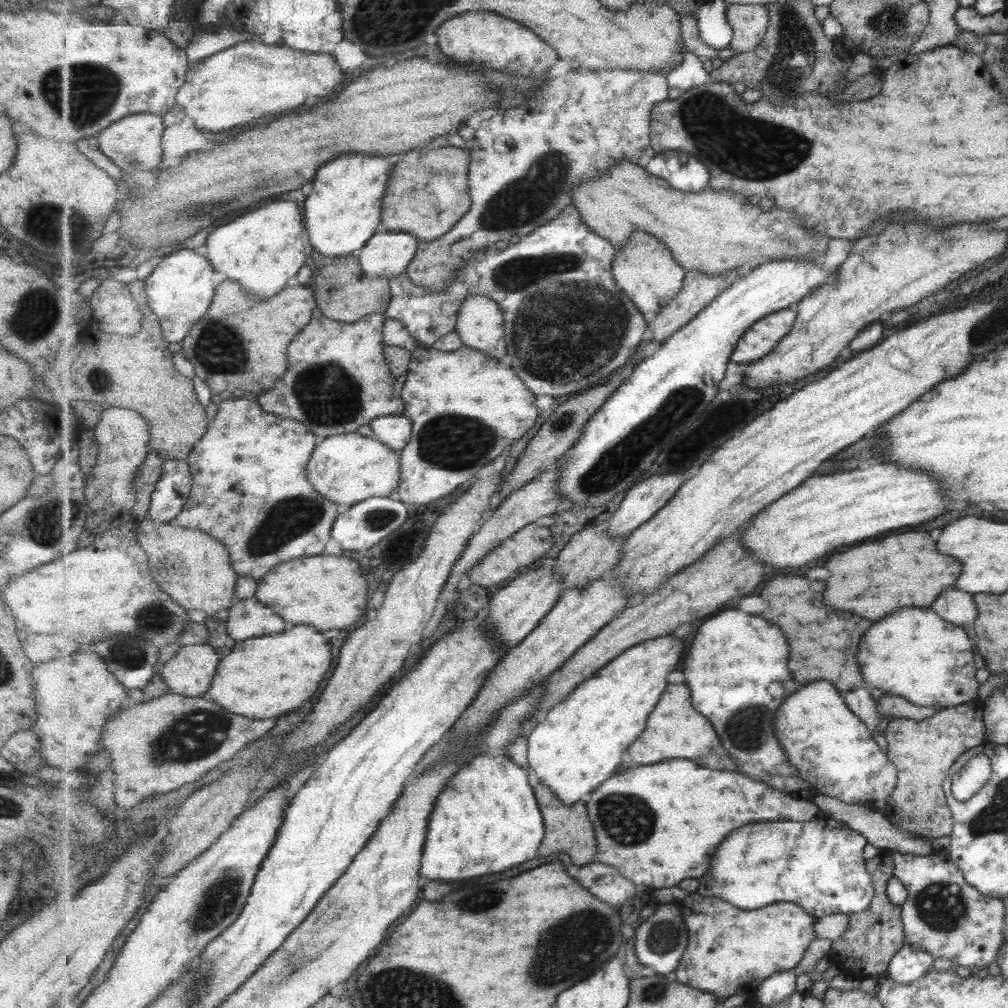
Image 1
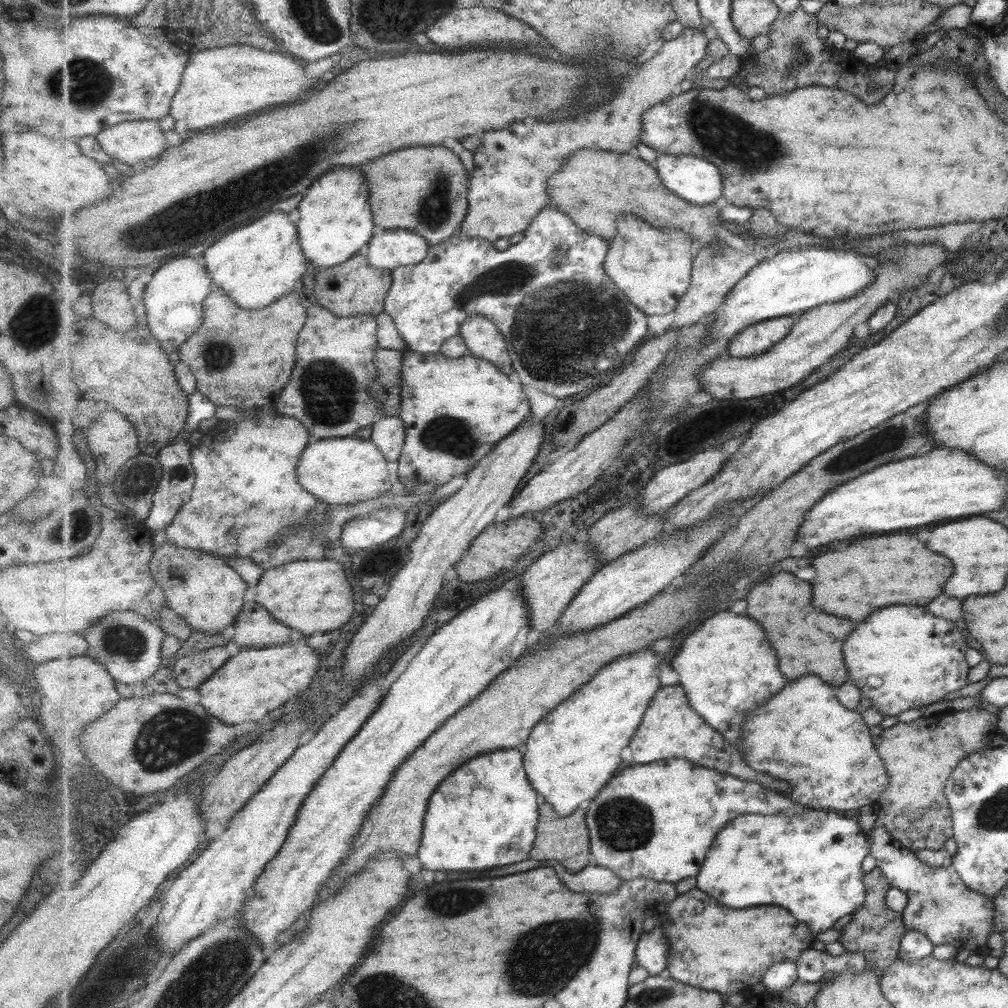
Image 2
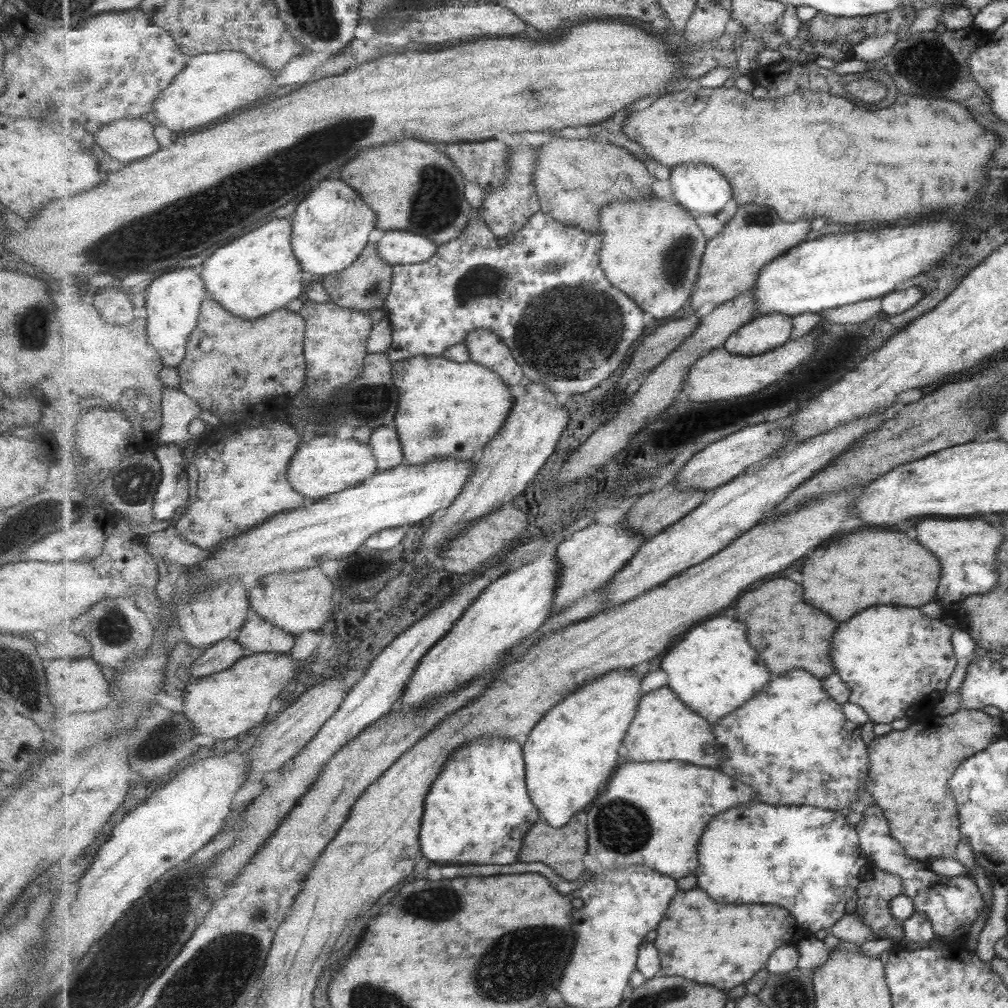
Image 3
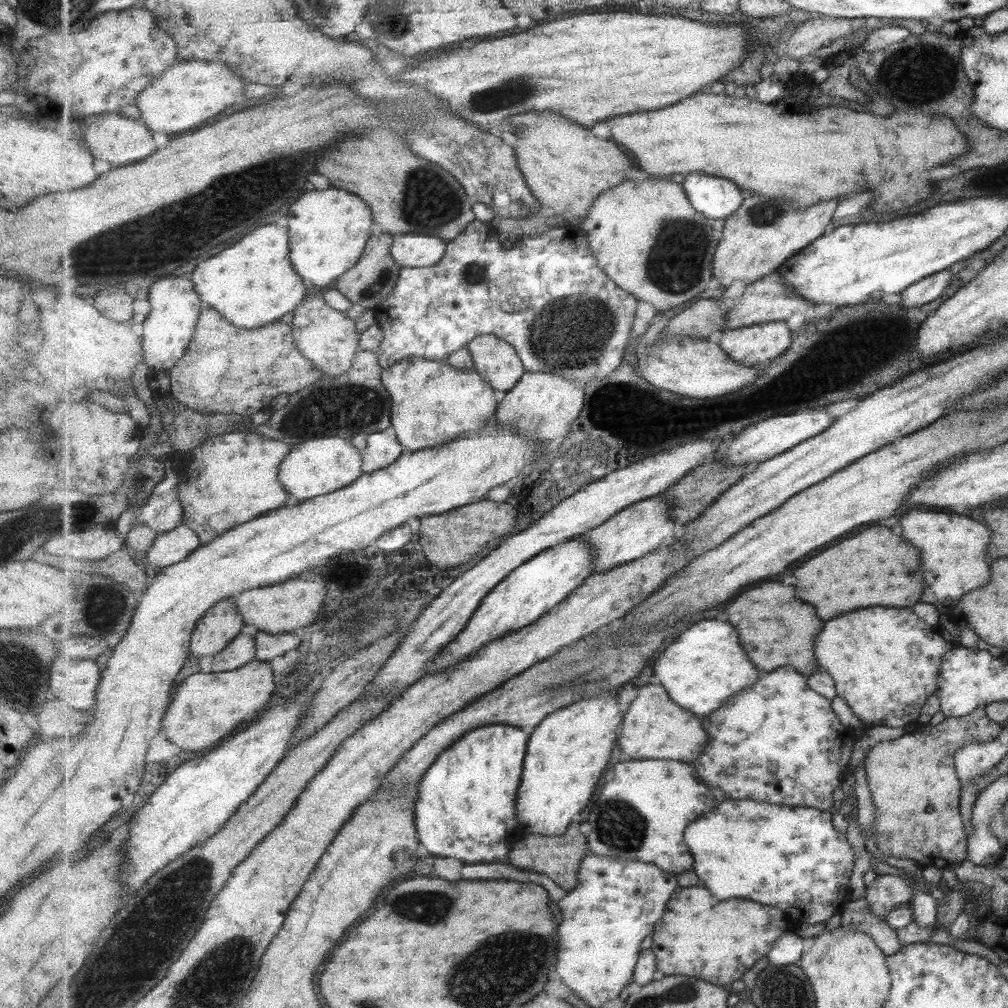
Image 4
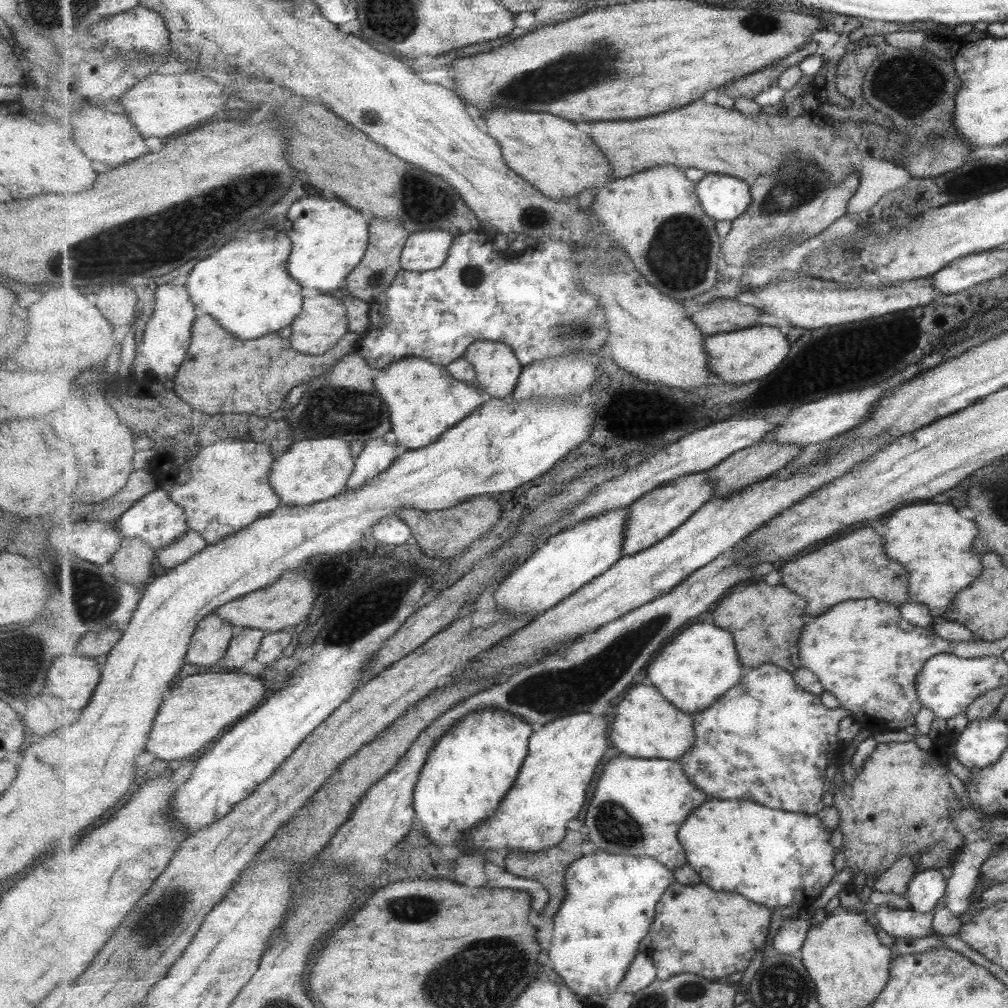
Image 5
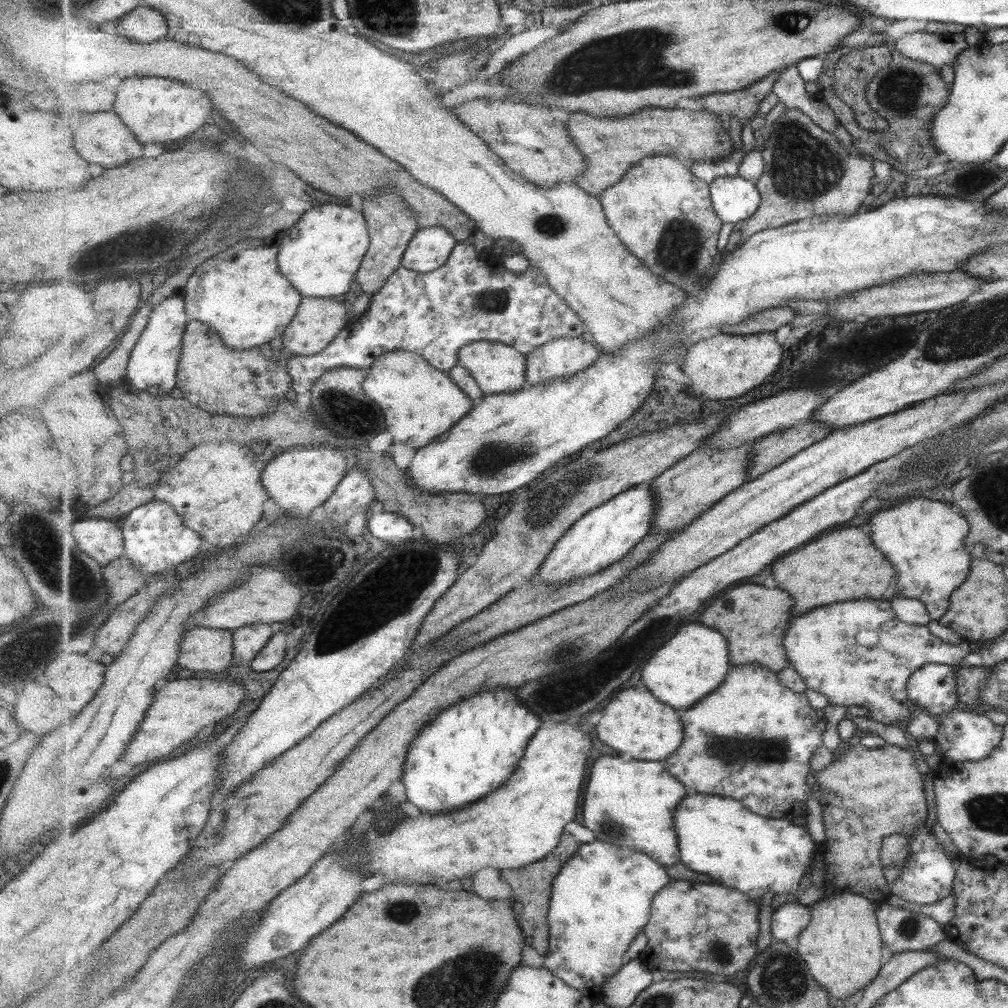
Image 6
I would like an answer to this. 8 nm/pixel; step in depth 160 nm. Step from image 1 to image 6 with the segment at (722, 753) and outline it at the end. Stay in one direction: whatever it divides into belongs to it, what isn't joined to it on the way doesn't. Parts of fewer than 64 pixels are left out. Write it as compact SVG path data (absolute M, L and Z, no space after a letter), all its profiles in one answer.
M645 686L619 692L597 726L599 738L611 748L627 752L637 760L664 762L673 756L684 744L686 735L685 726L681 722L682 711L659 702L655 696Z

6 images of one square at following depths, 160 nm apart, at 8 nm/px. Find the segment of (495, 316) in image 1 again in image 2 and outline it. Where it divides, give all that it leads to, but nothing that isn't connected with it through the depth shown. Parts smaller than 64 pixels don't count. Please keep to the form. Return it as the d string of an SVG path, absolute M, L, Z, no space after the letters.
M481 314L469 316L469 320L460 326L460 335L465 339L473 355L497 362L497 366L501 366L501 370L505 370L505 374L515 377L507 342L493 320L485 318Z

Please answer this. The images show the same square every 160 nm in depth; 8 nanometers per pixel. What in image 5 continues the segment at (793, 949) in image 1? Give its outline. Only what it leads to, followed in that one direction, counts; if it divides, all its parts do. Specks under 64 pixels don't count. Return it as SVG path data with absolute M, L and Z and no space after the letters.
M685 884L671 886L669 894L665 894L665 898L661 900L661 906L657 906L656 921L648 934L652 941L647 952L654 958L657 968L665 968L673 976L691 972L705 976L709 980L721 980L735 972L745 972L769 940L773 916L771 910L769 912L767 910L769 910L767 906L759 906L741 894L715 892L707 884L699 884L691 888Z

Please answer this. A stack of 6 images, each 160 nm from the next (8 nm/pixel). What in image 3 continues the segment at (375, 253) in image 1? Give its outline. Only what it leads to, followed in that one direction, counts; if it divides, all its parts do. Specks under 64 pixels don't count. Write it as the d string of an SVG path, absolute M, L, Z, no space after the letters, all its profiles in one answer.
M386 231L378 242L381 260L391 265L412 265L427 262L437 252L433 239L411 231Z

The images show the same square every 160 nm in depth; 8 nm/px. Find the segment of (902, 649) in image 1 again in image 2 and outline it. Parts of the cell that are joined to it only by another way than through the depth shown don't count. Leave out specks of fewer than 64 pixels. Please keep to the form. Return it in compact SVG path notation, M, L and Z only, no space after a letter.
M889 606L889 608L881 608L877 610L877 614L871 614L849 638L849 642L845 644L845 660L849 662L849 670L851 670L851 676L849 676L849 682L853 682L855 686L859 686L863 690L864 698L869 698L871 700L871 709L875 709L876 712L882 712L884 716L897 716L899 712L903 710L909 710L909 708L920 708L931 706L934 702L943 701L943 698L951 692L963 688L967 681L967 672L969 672L969 667L965 663L965 638L961 636L959 628L953 624L953 622L944 618L935 618L931 612L927 612L925 608L921 606Z

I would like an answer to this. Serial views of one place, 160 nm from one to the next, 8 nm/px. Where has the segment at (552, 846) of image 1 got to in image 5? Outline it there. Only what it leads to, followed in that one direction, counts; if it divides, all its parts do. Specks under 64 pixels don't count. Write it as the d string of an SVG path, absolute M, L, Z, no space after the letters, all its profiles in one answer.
M569 830L567 831L566 837L553 848L537 851L537 852L521 852L521 851L511 851L507 854L507 870L511 874L517 874L517 876L523 876L523 878L531 878L533 880L538 880L545 885L545 888L550 892L550 901L548 907L545 908L545 916L553 918L561 908L564 903L567 894L568 878L568 868L580 858L583 858L583 846L585 838L583 834L579 831Z

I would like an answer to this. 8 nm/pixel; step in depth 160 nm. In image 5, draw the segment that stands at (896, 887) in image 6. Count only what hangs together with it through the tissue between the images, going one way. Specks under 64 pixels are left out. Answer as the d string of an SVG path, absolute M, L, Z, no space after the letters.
M921 870L908 882L905 899L914 911L932 912L935 903L946 891L946 885L939 870Z

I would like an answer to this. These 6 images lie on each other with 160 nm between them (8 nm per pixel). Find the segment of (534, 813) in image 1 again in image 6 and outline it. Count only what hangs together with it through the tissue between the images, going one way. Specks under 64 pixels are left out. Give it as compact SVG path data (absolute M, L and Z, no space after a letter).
M496 688L454 704L412 744L401 782L407 802L431 814L449 814L484 800L516 772L542 720L520 703L514 688Z

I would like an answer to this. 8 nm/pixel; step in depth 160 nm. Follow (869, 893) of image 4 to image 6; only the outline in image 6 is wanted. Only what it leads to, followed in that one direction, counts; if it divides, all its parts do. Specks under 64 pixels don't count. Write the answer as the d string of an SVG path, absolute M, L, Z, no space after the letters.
M891 834L884 837L880 850L880 861L883 866L884 879L889 884L901 874L904 862L908 857L908 840L900 834Z

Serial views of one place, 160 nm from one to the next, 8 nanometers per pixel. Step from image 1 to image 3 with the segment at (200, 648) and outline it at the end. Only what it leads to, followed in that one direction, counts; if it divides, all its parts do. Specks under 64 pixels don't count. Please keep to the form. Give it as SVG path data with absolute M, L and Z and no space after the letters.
M225 639L216 642L191 664L189 683L193 684L199 678L227 670L248 654L248 651L238 640Z

